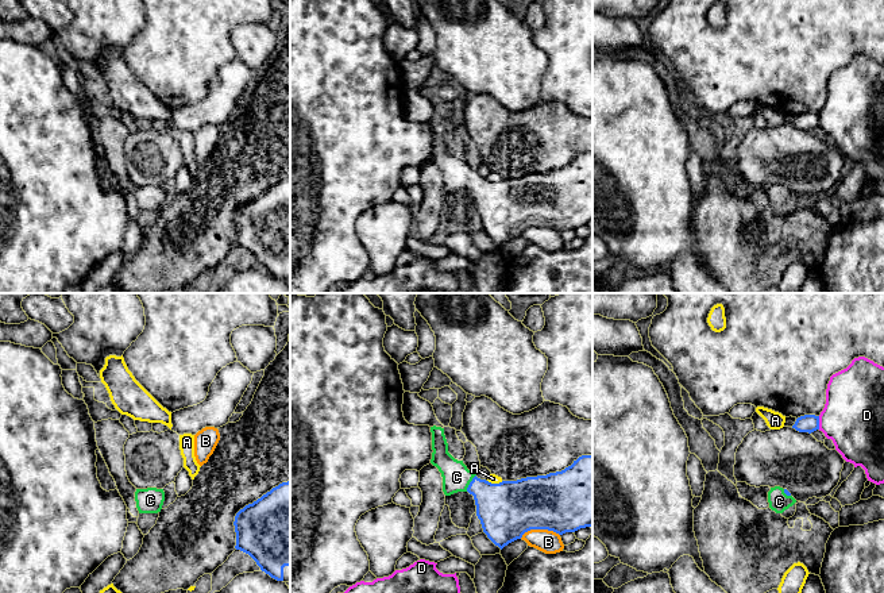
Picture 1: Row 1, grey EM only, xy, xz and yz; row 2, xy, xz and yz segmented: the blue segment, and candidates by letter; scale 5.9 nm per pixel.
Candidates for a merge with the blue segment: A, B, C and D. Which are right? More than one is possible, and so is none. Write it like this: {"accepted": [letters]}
{"accepted": ["C"]}

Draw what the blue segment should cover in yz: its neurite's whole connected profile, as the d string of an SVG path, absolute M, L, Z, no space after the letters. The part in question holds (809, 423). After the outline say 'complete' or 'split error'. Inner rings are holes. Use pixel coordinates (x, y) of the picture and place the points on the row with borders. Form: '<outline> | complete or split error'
M804 415L796 419L795 424L792 426L799 432L814 432L819 430L819 416L815 415Z | complete

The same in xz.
M433 426L431 432L433 450L431 463L441 473L444 494L458 492L472 494L483 532L501 550L530 530L548 530L563 535L592 527L592 455L579 457L561 471L491 484L478 478L463 461L455 459L448 453L444 428Z | split error

